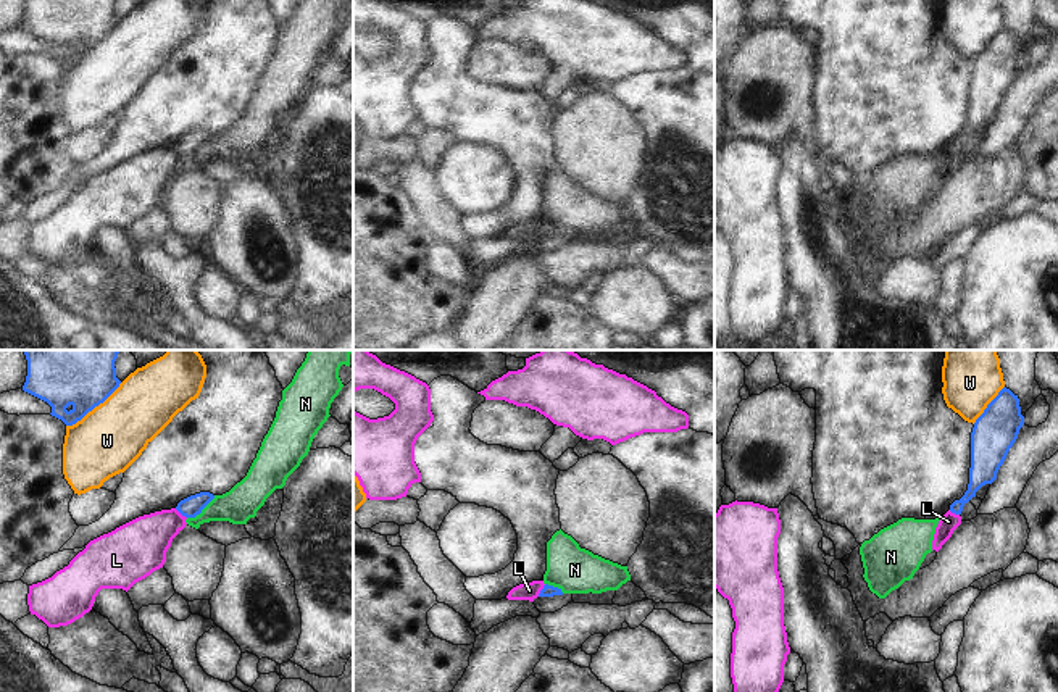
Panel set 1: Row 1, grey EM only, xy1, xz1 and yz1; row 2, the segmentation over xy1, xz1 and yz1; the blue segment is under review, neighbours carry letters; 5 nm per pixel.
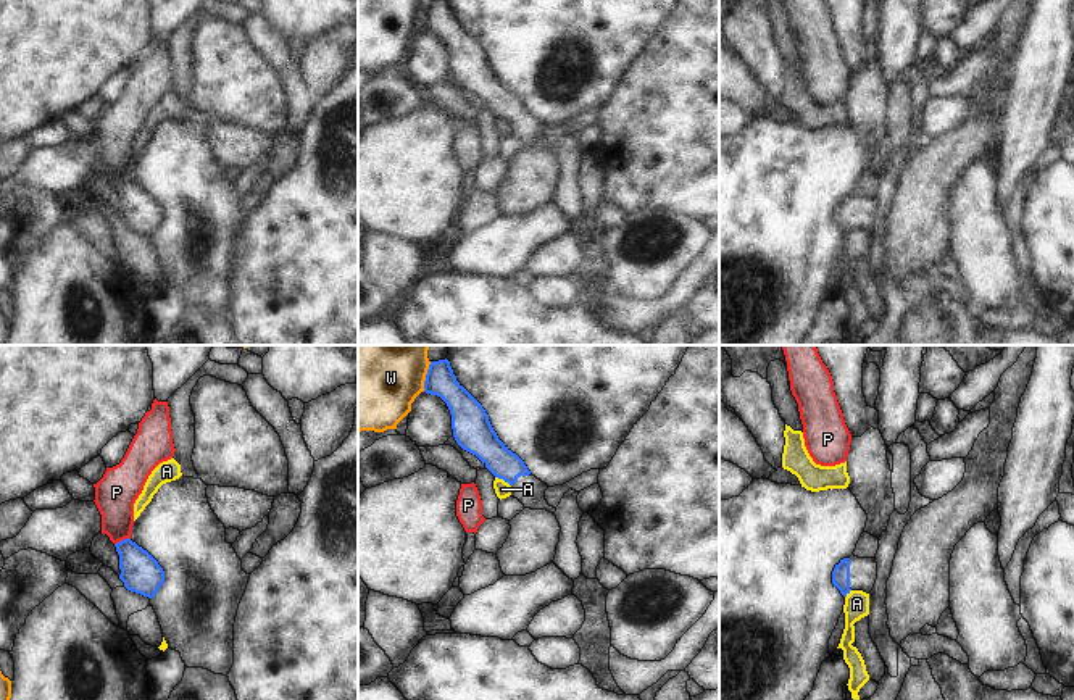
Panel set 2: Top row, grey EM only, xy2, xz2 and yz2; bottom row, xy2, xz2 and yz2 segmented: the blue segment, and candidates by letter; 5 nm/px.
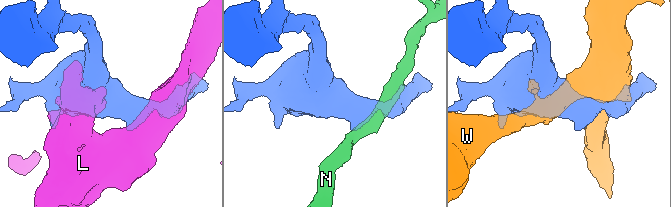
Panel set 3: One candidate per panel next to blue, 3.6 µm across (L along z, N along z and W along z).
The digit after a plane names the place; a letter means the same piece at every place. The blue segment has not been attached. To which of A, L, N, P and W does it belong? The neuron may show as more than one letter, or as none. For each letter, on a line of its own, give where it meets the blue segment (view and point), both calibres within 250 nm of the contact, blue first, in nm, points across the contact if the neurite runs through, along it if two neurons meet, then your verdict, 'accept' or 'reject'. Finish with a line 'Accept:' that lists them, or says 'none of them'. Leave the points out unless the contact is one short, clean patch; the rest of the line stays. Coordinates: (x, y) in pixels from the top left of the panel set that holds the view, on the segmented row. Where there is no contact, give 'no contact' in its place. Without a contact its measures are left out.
A: meets blue in xz2 at (503, 479); 170 nm thick on the blue side, 80 nm on the other; border along xz2 (495, 476), (510, 486); reject
L: meets blue in xz1 at (541, 591); 60 nm thick on the blue side, 90 nm on the other; border along xz1 (545, 584), (537, 596); reject
N: meets blue in xy1 at (202, 508); 100 nm thick on the blue side, 170 nm on the other; border along xy1 (215, 496), (199, 513), (187, 518); reject
P: meets blue in xy2 at (121, 541); 200 nm thick on the blue side, 200 nm on the other; border along xy2 (129, 537), (115, 545); reject
W: meets blue in xy1 at (94, 407); 420 nm thick on the blue side, 340 nm on the other; reject
Accept: none of them

